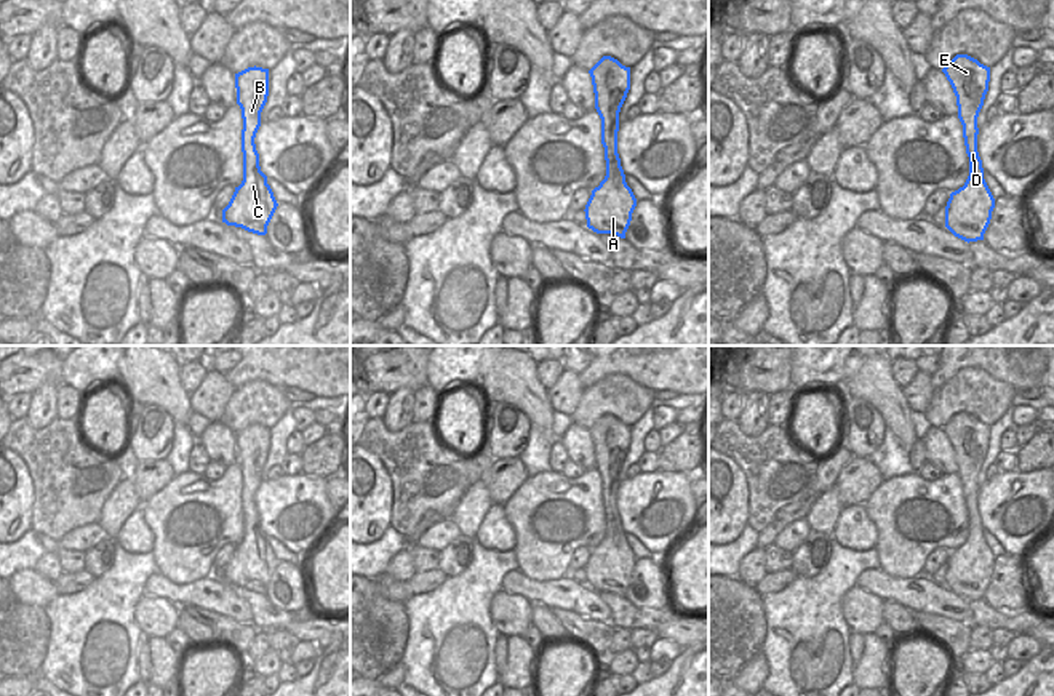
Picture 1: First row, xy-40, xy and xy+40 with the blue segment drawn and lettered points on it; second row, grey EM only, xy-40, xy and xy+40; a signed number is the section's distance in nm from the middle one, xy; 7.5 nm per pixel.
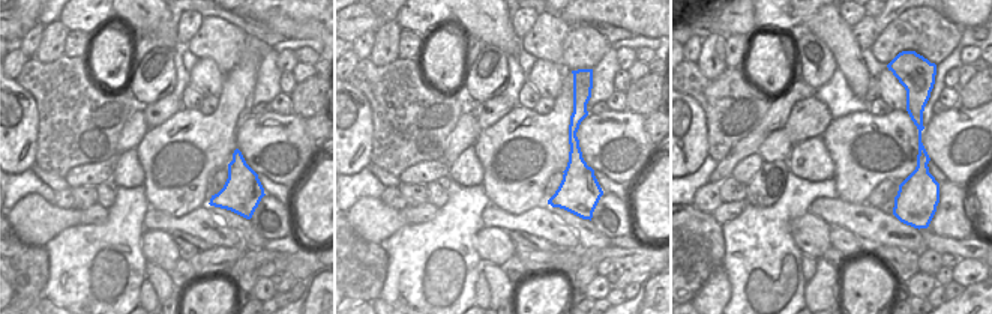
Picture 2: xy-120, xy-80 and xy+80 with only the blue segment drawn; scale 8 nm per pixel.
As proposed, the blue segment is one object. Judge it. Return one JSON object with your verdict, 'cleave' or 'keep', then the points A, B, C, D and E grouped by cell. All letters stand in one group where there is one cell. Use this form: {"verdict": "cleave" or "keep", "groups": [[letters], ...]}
{"verdict": "keep", "groups": [["A", "B", "C", "D", "E"]]}

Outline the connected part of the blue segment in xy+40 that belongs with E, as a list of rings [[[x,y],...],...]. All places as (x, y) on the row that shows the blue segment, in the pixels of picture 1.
[[[956,54],[944,69],[956,96],[958,118],[963,125],[969,176],[963,187],[950,194],[945,206],[945,227],[964,242],[984,240],[995,198],[984,179],[977,152],[977,117],[988,91],[990,67],[968,54]]]

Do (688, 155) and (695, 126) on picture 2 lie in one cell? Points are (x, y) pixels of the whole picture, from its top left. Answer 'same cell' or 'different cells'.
same cell

